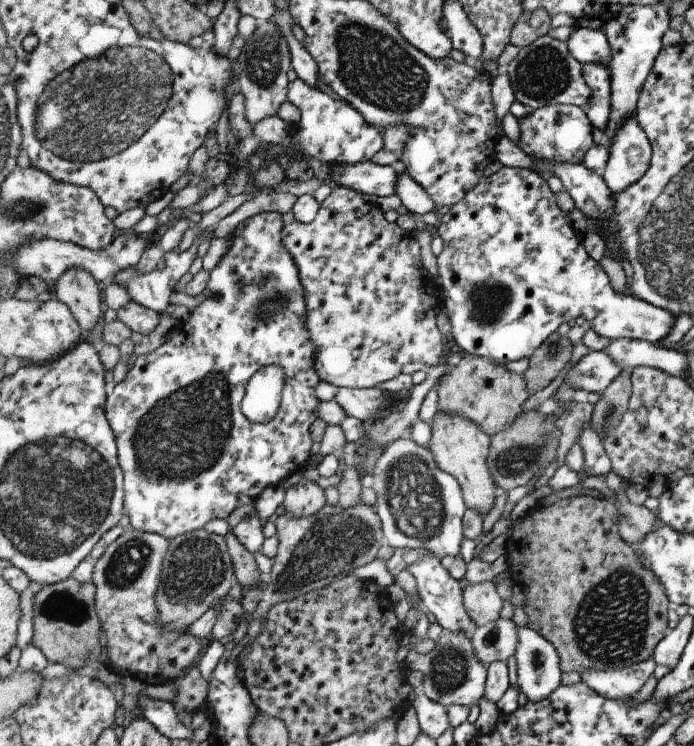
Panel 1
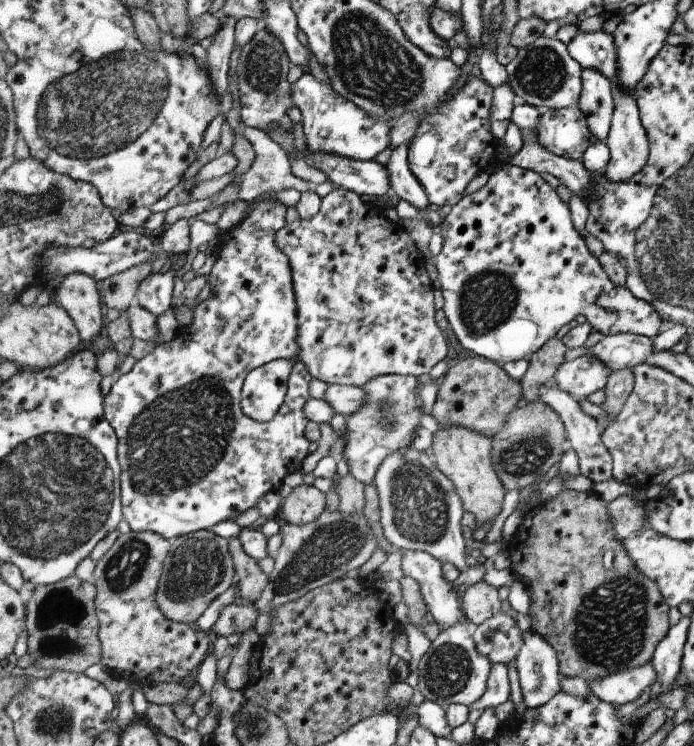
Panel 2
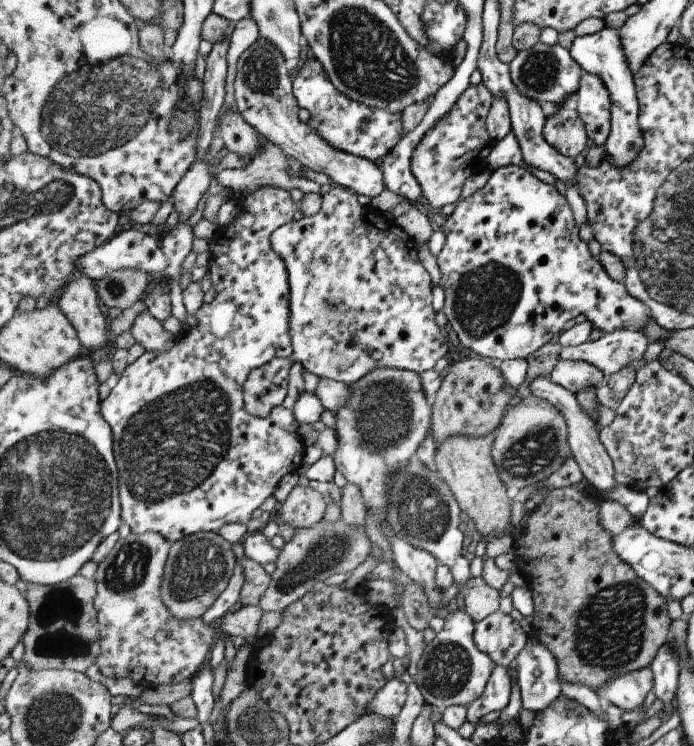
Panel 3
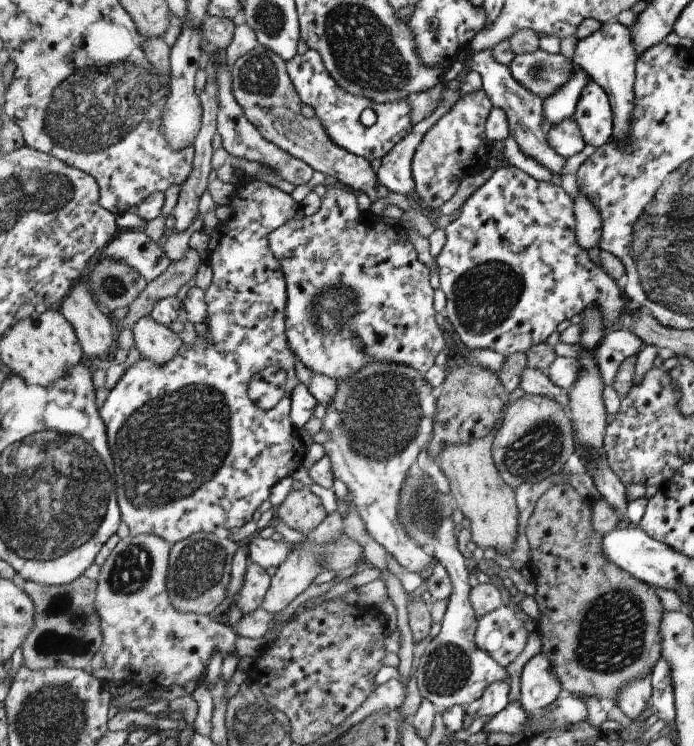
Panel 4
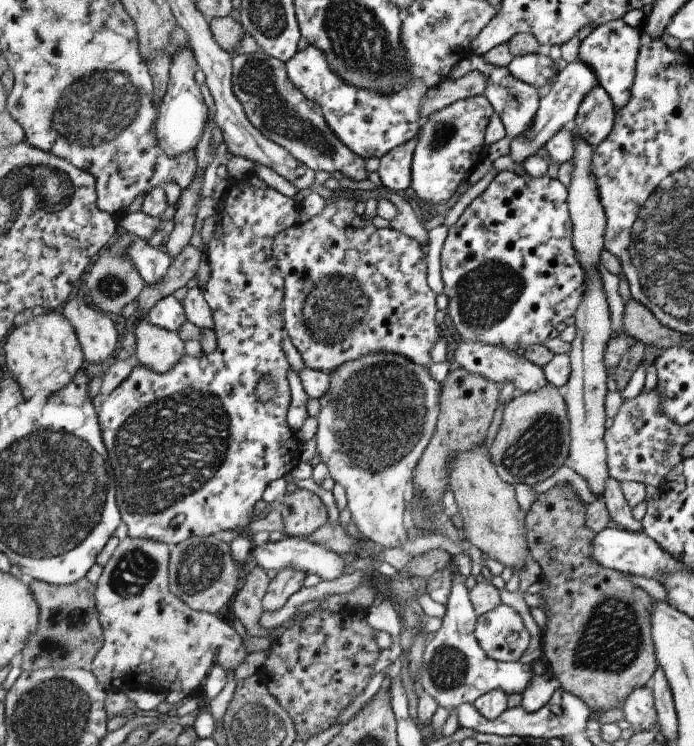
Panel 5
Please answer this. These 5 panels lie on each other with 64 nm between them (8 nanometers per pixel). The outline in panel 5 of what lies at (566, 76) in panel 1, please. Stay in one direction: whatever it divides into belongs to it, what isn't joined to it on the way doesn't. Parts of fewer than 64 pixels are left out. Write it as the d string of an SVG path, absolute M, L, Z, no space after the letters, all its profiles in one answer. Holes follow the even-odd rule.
M535 53L515 57L508 70L516 80L528 83L544 93L543 88L547 86L547 82L554 77L553 84L562 68L558 66L555 73L555 62L549 56Z

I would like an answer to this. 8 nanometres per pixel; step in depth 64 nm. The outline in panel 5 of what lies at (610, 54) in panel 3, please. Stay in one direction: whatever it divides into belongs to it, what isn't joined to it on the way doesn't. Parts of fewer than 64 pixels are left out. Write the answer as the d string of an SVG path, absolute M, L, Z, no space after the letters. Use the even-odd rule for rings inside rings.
M615 20L595 27L581 42L579 59L586 61L596 71L602 88L607 90L617 110L623 109L630 99L631 90L638 72L639 52L642 48L641 24L629 26L625 20Z

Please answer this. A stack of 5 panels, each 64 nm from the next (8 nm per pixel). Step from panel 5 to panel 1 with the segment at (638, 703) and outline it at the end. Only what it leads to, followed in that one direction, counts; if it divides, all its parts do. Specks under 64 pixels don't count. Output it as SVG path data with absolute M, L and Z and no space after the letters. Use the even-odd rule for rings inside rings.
M652 656L633 666L621 670L587 670L580 675L591 688L601 696L615 700L631 700L655 674L657 665Z

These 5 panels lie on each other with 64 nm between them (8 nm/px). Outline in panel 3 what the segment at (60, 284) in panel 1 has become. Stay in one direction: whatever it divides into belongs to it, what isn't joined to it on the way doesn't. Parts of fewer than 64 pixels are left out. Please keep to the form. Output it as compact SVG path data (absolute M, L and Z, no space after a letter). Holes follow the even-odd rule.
M75 278L63 291L58 305L78 330L79 339L86 349L97 350L107 344L109 320L105 318L97 290L91 278Z

